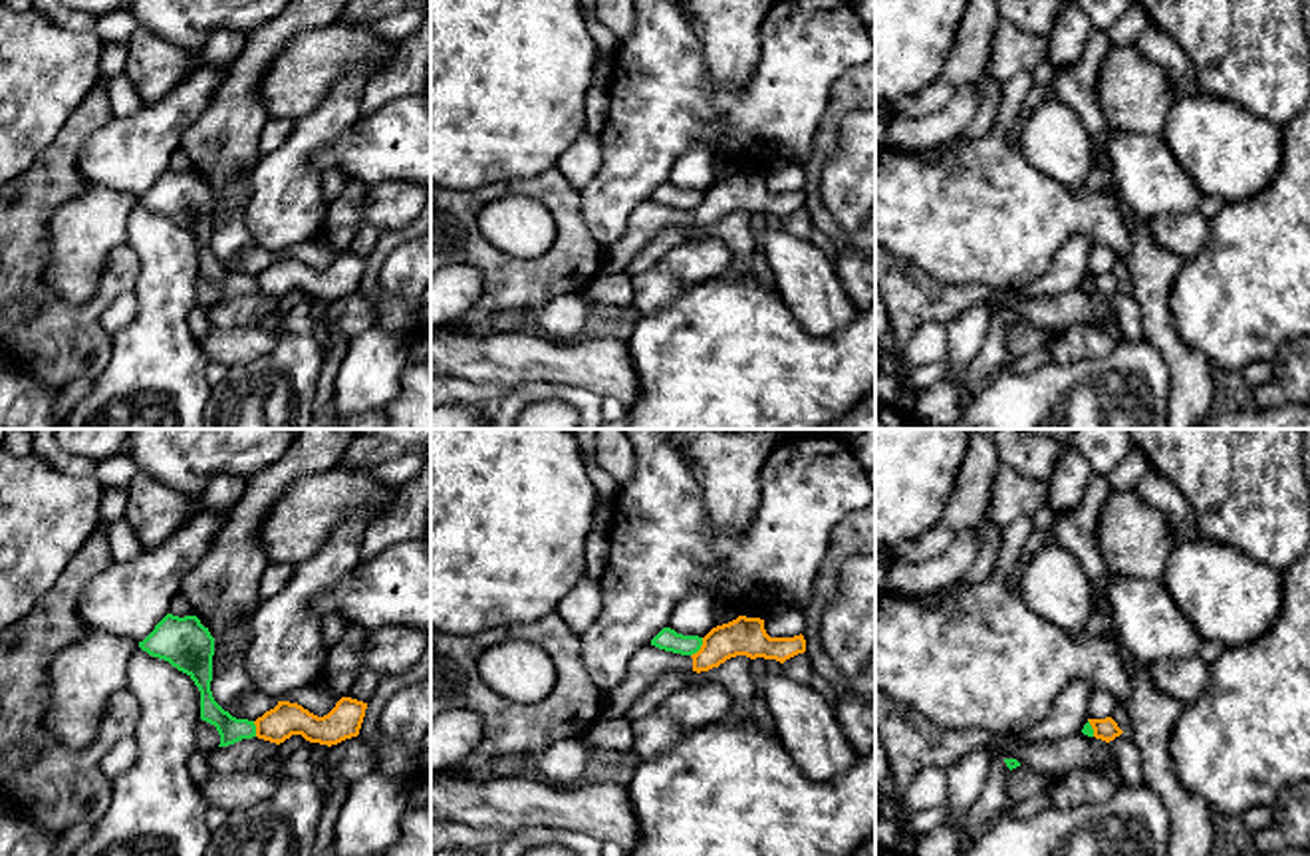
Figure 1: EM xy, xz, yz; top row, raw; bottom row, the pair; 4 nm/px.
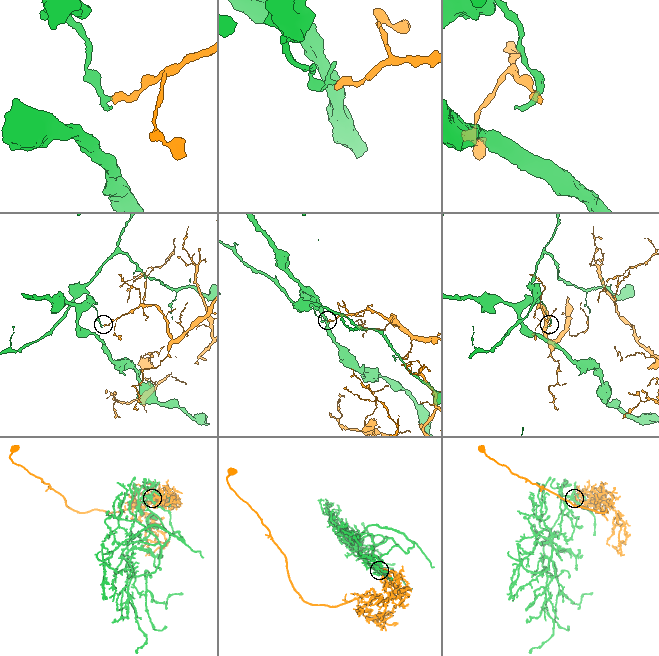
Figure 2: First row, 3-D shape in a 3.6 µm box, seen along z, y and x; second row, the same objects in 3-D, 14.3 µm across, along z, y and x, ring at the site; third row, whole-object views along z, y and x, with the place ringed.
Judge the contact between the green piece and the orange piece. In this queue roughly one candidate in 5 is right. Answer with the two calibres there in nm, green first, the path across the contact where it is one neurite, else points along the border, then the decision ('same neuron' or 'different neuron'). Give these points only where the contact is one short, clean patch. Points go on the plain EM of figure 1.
calibres 90 and 160 nm; border xz (703, 193), (703, 199), (691, 211); different neuron

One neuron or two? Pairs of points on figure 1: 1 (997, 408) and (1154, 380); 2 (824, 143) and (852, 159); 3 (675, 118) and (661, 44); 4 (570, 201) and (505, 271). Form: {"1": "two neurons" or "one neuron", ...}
{"1": "one neuron", "2": "two neurons", "3": "one neuron", "4": "one neuron"}

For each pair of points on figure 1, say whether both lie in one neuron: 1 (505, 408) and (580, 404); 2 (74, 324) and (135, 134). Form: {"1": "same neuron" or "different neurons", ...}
{"1": "same neuron", "2": "different neurons"}

